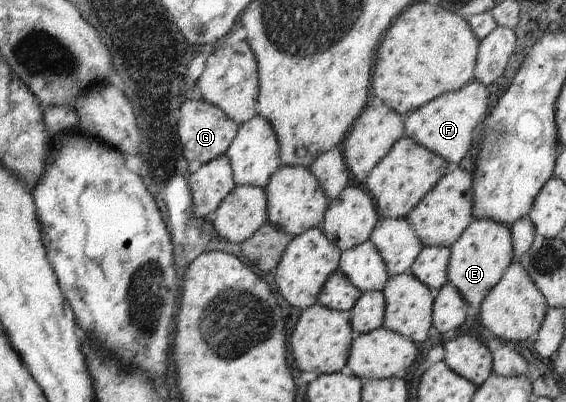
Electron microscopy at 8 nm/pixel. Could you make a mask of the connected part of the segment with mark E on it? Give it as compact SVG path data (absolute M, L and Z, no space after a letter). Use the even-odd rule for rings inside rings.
M474 218L450 249L448 282L459 291L467 306L480 308L487 294L515 260L510 227L493 220Z

